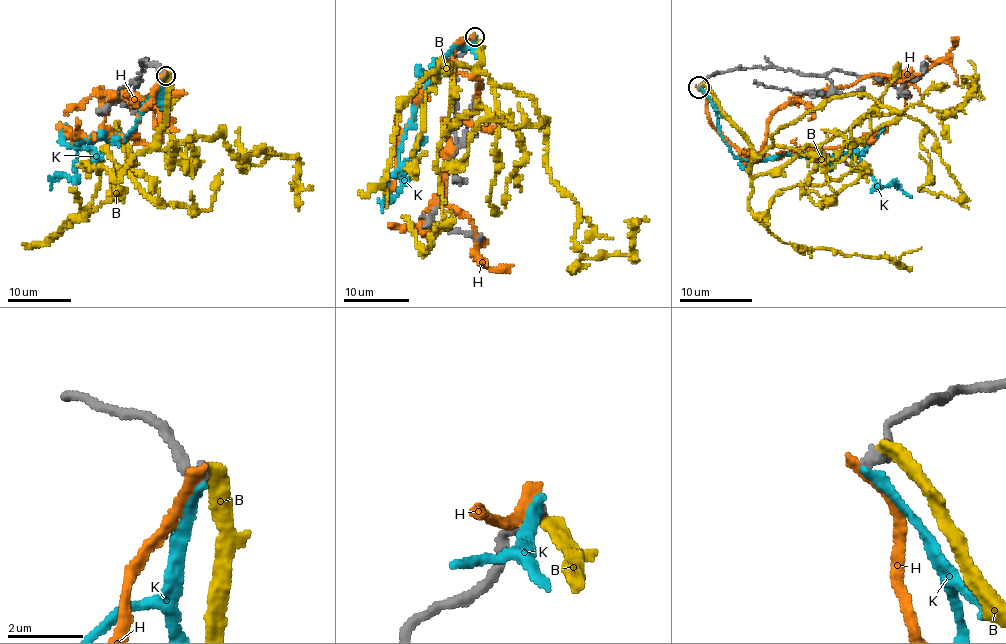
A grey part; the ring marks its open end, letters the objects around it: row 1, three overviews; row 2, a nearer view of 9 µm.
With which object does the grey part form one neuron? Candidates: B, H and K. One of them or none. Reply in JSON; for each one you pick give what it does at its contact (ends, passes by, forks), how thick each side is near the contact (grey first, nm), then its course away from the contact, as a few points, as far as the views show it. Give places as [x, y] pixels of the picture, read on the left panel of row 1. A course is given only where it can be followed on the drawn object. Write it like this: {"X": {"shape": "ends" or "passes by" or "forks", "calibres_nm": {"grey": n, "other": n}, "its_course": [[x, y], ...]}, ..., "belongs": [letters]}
{"belongs": []}

